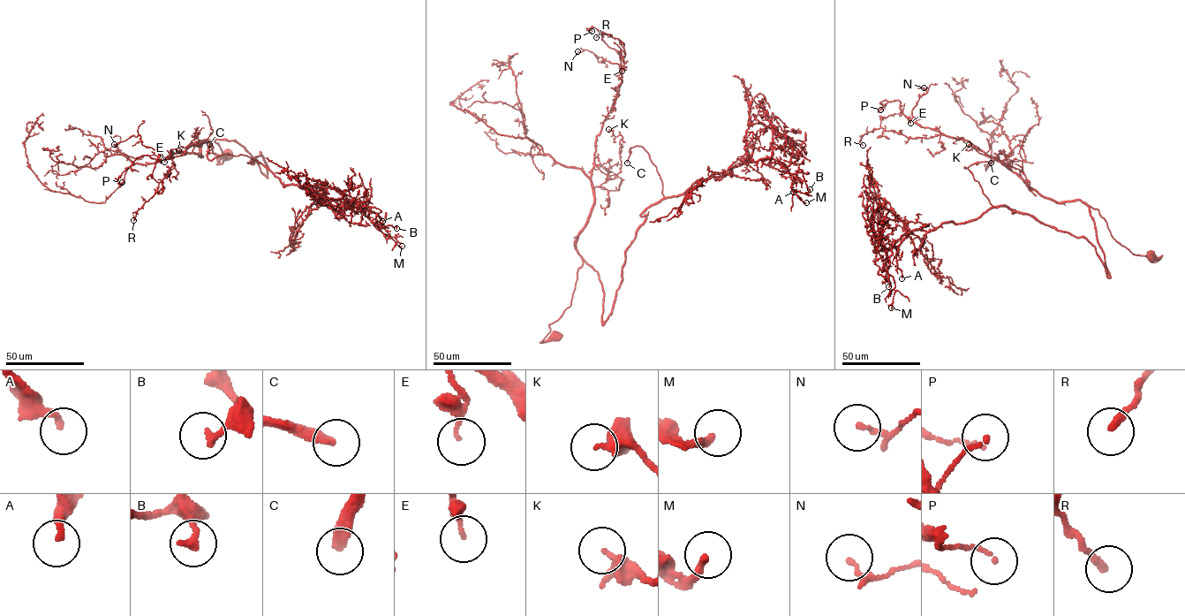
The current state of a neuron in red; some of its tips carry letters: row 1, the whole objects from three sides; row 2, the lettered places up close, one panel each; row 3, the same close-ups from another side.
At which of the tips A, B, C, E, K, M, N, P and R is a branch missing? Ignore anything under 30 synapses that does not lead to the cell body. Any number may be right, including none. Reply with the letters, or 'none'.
C

